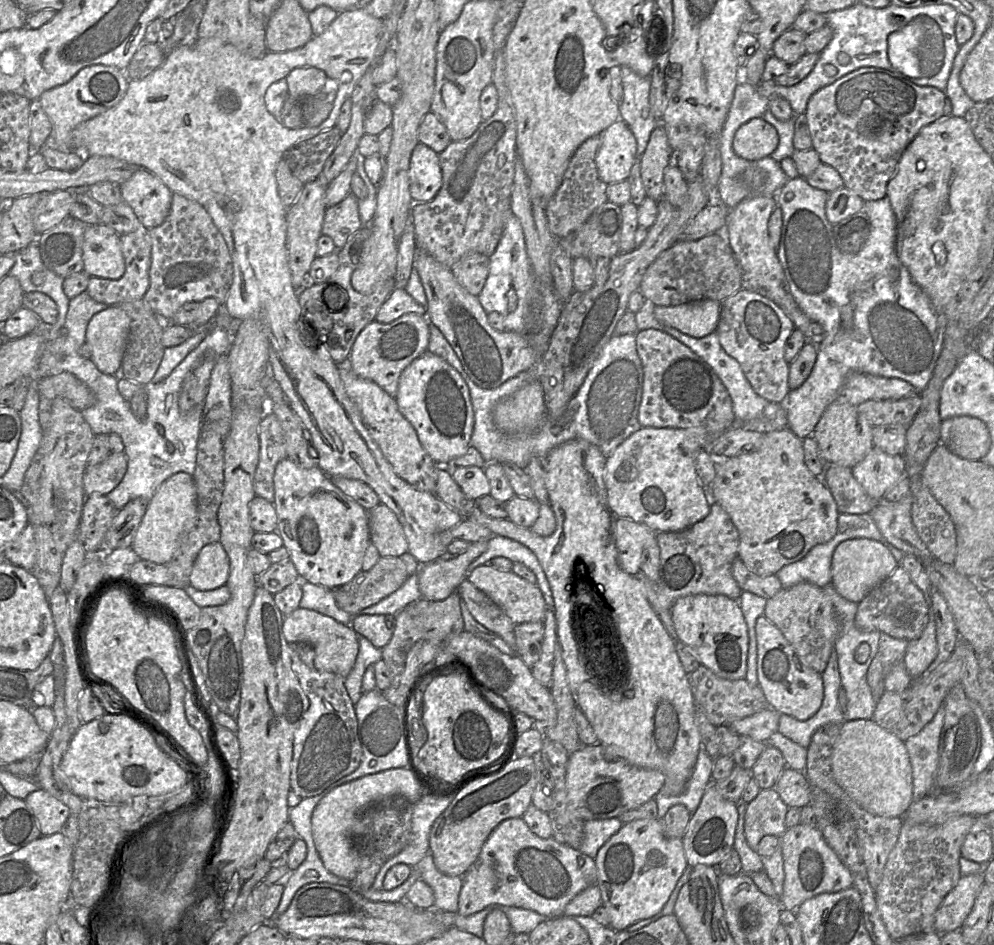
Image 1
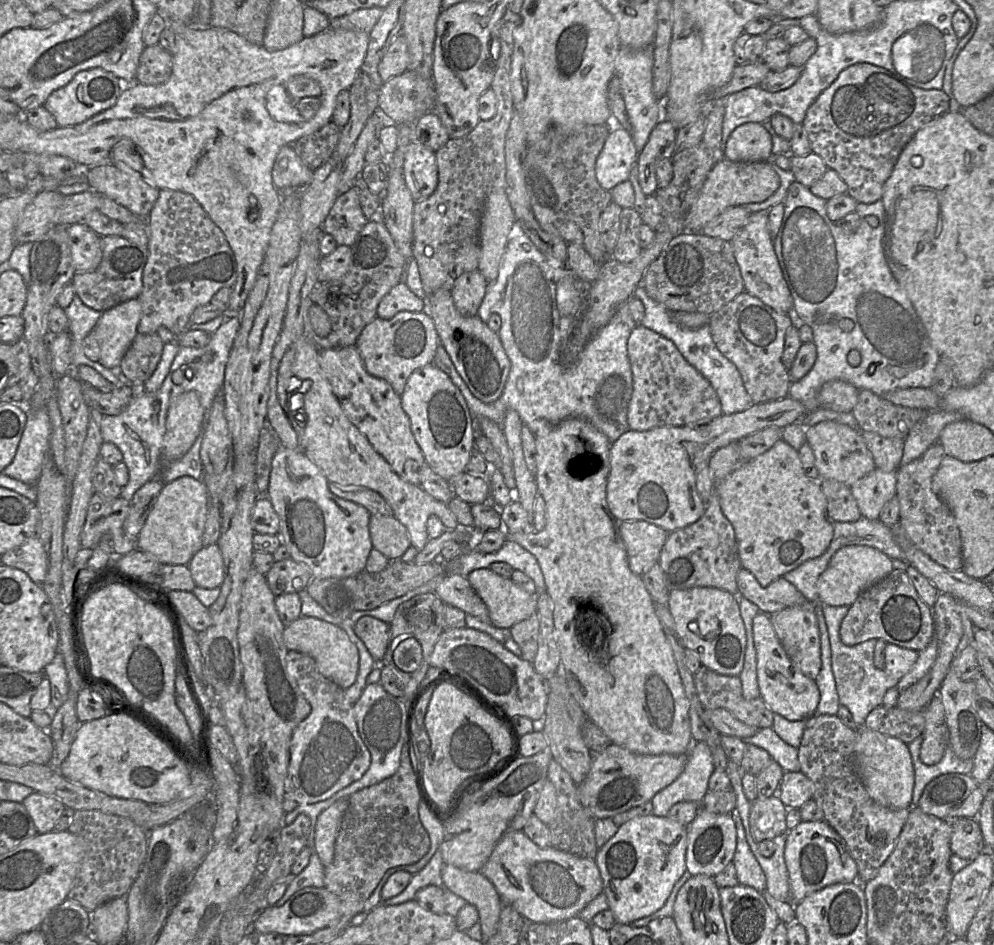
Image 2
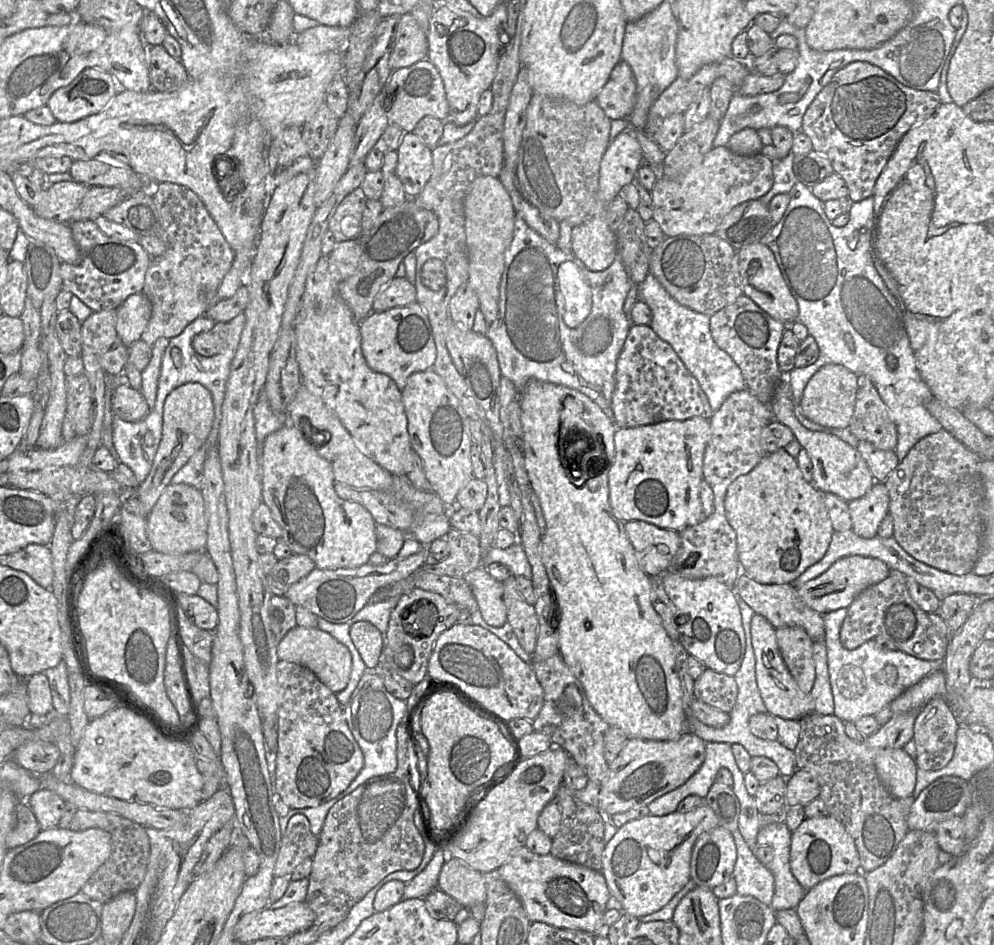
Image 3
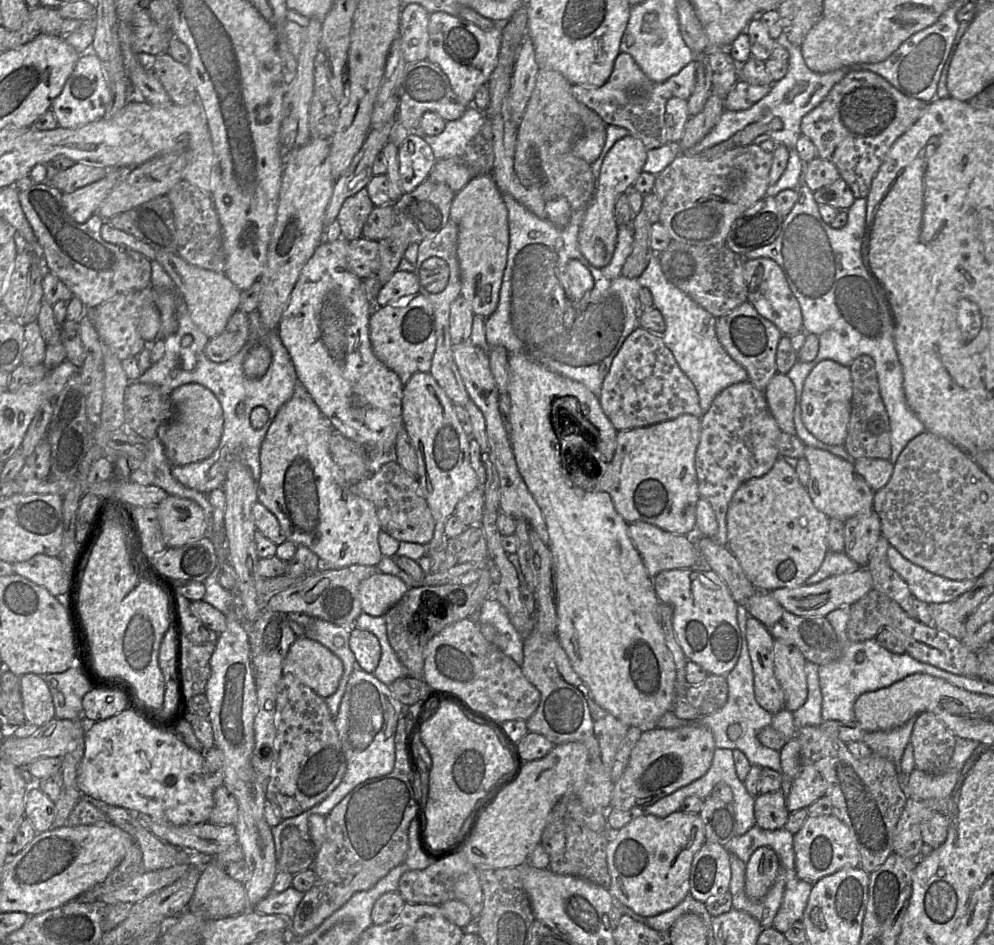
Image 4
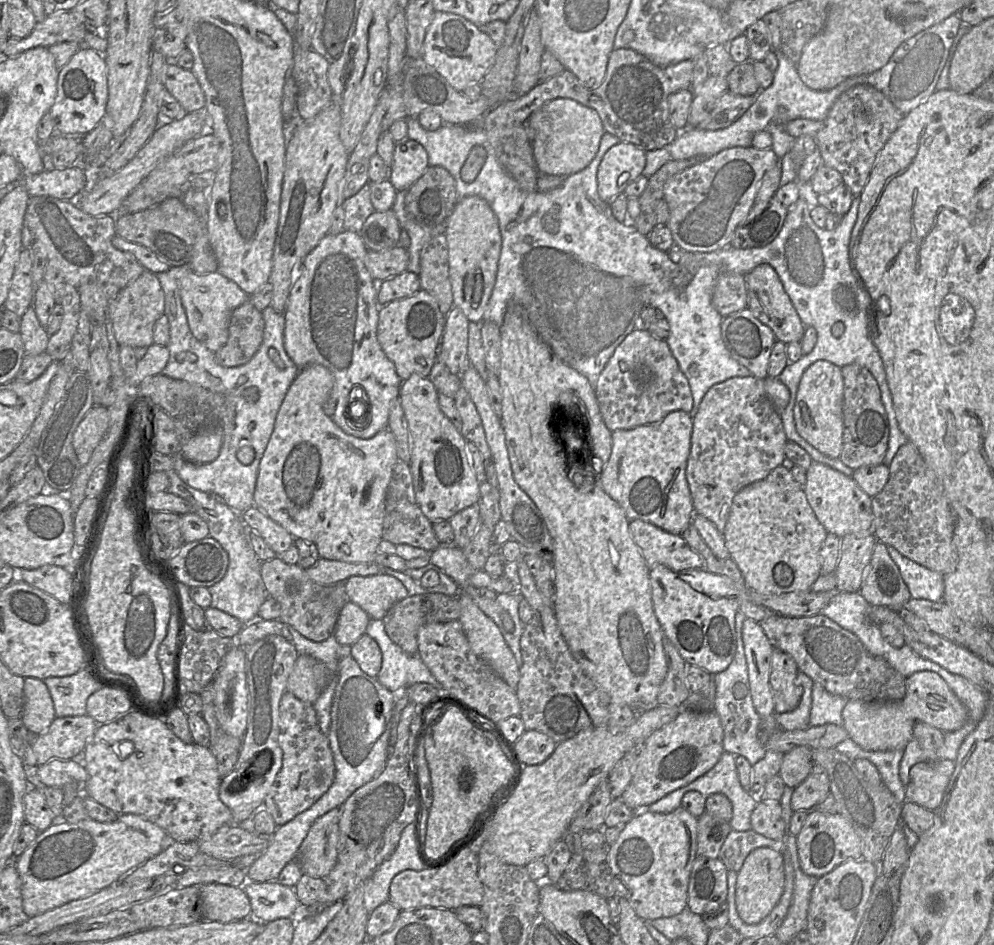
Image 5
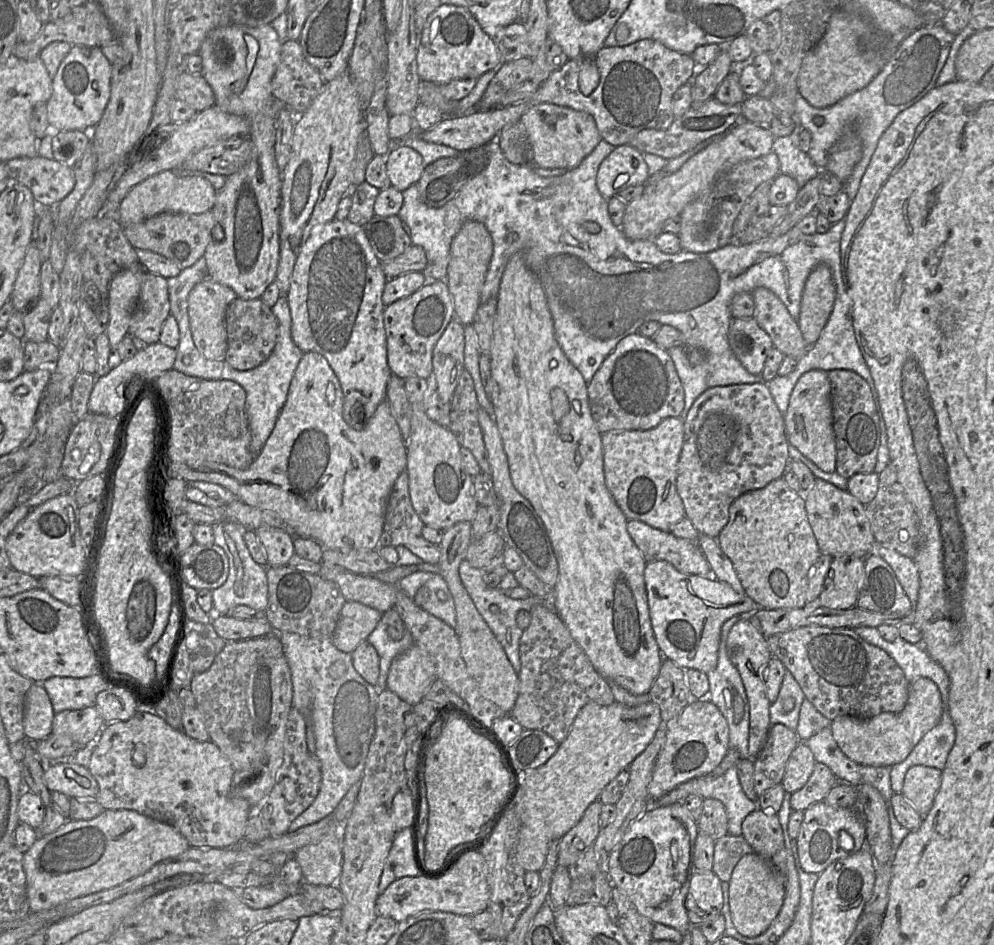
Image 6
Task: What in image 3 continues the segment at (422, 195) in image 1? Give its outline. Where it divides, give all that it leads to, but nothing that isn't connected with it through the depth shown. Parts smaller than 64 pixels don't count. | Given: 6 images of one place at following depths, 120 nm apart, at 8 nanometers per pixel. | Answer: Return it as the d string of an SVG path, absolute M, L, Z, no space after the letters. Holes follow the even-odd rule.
M405 132L397 149L396 174L408 197L414 198L431 177L432 150L413 132Z

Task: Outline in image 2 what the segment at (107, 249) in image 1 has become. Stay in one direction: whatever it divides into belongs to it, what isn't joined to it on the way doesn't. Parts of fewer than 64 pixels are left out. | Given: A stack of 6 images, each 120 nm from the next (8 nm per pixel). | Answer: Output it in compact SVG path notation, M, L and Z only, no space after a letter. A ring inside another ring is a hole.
M84 223L68 225L65 230L76 272L94 271L102 259L101 236Z

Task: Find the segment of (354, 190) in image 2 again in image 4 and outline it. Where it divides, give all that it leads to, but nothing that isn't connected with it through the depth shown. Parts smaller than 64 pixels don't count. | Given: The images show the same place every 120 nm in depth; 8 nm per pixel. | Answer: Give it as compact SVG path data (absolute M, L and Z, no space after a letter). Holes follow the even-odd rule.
M366 188L348 197L336 218L341 228L341 238L350 242L362 237L363 226L373 208Z

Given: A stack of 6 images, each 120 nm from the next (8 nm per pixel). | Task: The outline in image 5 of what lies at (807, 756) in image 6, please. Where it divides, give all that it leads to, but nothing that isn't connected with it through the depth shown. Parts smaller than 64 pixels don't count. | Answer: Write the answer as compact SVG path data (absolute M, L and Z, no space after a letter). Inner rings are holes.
M797 746L783 756L779 775L786 786L797 787L810 774L813 767L813 750L807 746Z

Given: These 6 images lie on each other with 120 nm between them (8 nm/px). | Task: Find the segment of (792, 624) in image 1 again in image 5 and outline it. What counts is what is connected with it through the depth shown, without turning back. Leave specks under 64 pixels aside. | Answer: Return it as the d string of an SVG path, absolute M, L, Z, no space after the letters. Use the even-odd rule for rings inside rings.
M774 648L770 685L774 697L775 714L790 712L799 705L803 688L796 685L798 671L798 666L791 655Z

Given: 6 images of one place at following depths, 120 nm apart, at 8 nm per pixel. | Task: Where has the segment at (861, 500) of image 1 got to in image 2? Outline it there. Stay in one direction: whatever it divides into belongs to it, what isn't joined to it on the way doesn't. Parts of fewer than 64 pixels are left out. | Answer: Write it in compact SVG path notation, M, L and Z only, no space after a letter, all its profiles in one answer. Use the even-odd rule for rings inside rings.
M820 479L826 498L826 513L832 522L855 522L861 517L849 486L832 479Z

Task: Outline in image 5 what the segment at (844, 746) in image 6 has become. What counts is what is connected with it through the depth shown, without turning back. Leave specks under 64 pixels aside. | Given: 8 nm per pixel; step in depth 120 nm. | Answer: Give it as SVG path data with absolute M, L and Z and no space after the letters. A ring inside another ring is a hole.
M919 671L905 680L906 694L901 700L865 702L849 700L842 711L843 727L861 748L869 751L905 749L913 739L917 722L925 722L943 732L960 729L967 720L967 709L947 682L932 671Z

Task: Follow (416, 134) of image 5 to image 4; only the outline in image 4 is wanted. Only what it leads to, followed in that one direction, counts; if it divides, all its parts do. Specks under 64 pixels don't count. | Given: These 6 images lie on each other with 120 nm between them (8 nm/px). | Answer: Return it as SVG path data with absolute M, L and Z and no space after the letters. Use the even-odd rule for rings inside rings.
M469 105L465 113L456 120L446 121L444 130L436 136L423 135L436 160L460 157L465 153L469 141L480 131L485 122L485 113Z

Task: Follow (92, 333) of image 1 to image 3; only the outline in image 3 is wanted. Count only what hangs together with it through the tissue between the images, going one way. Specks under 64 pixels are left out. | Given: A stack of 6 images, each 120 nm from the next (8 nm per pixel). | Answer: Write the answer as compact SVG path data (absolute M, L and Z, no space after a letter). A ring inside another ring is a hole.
M142 292L129 296L116 309L116 331L124 345L141 339L151 314L151 303Z

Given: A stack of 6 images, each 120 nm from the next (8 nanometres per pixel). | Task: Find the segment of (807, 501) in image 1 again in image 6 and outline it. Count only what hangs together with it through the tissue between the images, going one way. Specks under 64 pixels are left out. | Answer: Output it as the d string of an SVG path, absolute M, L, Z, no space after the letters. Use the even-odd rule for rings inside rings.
M783 477L767 486L739 496L729 508L729 521L716 538L719 547L731 561L744 593L759 608L766 610L799 609L806 604L809 573L821 555L808 521L804 495L793 491Z

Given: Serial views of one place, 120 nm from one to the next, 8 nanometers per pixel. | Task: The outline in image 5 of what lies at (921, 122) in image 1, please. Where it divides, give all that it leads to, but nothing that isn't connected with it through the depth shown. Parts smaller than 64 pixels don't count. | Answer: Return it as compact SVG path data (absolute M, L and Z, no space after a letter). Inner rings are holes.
M859 84L843 92L834 102L825 119L821 121L797 118L789 121L785 129L794 138L811 136L820 151L823 165L837 170L842 175L843 184L854 196L859 196L868 180L875 159L891 135L896 131L904 114L879 90L868 84Z

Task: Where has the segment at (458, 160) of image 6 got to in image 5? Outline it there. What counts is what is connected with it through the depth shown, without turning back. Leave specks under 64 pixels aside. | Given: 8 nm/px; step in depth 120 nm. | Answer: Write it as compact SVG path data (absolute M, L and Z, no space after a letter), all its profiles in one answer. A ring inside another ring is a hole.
M428 166L405 194L405 209L417 222L431 226L446 224L457 203L456 183L442 166Z

